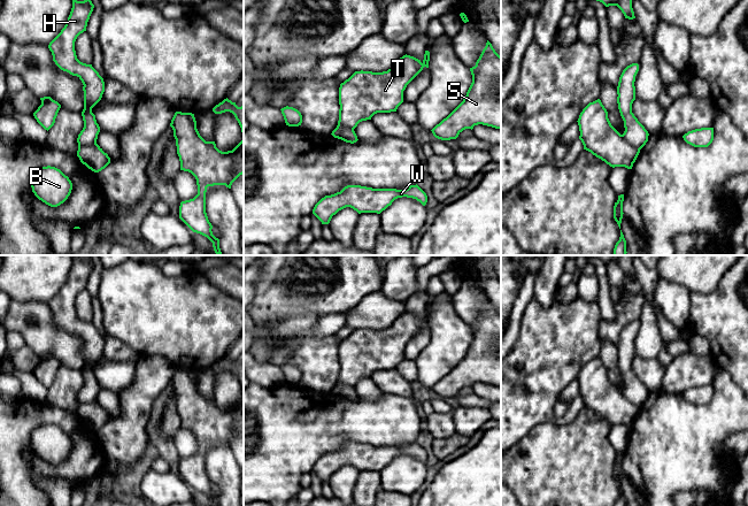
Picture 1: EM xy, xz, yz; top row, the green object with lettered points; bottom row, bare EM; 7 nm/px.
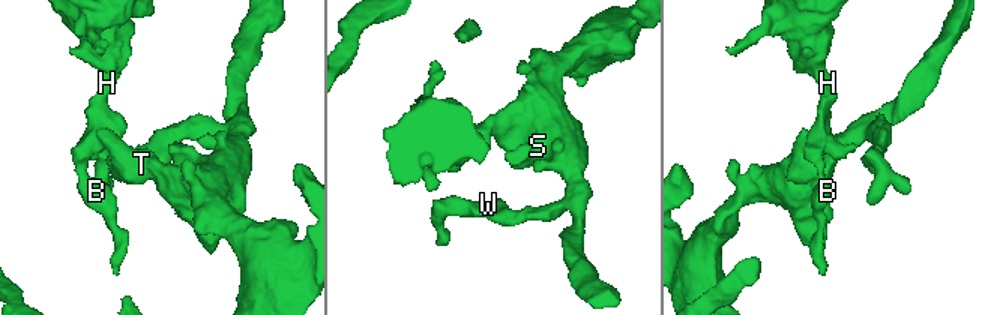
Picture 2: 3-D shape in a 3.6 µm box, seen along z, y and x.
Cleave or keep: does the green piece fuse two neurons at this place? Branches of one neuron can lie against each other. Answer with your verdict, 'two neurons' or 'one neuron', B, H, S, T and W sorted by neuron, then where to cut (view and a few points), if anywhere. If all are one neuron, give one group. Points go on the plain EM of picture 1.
two neurons | B H / S T W | yz (622, 392), (639, 407)

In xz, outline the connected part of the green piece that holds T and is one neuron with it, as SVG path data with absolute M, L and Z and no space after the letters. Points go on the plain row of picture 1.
M425 308L423 319L406 312L387 329L355 329L339 345L340 367L338 383L354 388L360 380L371 377L377 370L396 369L398 365L403 360L403 348L407 343L424 324L429 325L429 319L430 309Z

